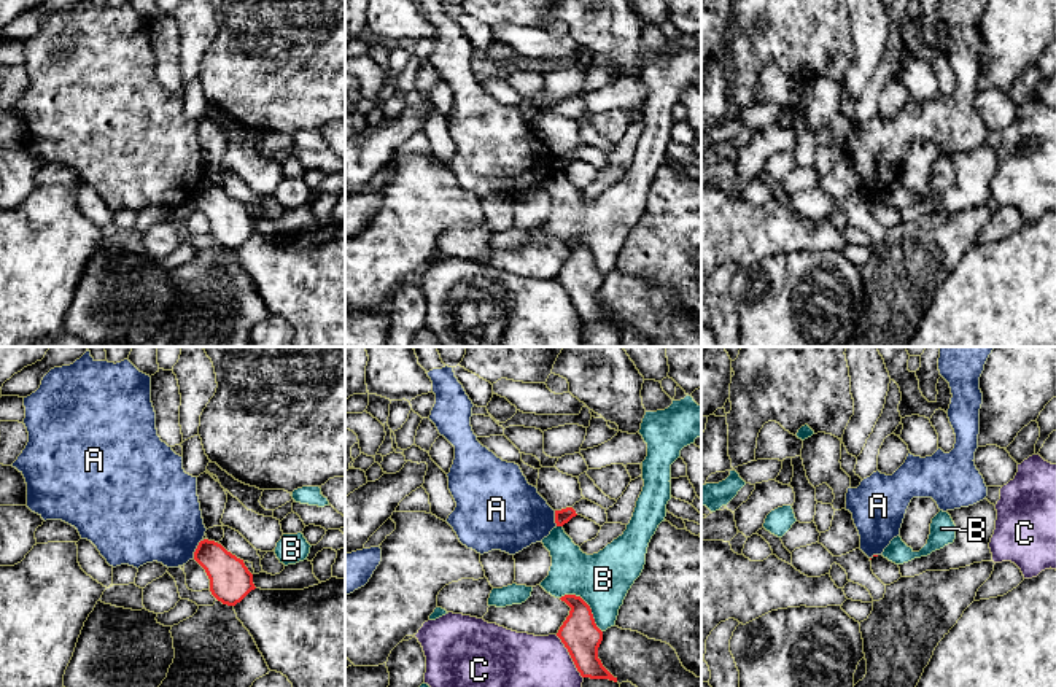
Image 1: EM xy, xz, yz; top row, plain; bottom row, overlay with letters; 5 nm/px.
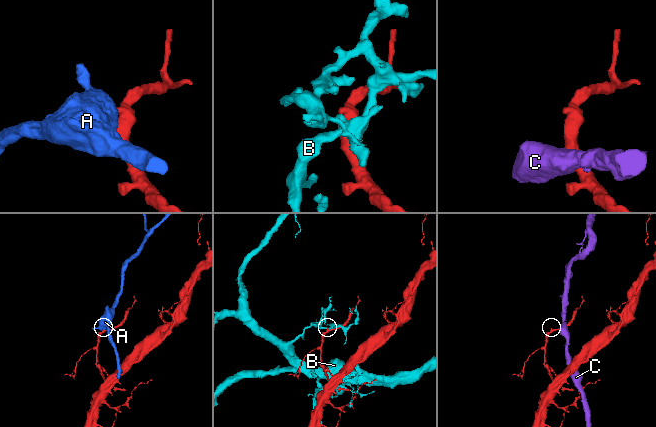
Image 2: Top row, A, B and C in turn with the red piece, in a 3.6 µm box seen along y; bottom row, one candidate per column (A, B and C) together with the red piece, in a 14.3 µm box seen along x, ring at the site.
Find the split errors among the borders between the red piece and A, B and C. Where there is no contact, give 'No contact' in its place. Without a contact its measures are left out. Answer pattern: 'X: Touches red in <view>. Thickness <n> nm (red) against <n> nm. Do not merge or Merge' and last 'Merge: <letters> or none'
A: Touches red in xy. Thickness 200 nm (red) against 440 nm. Do not merge
B: Touches red in xz. Thickness 190 nm (red) against 280 nm. Do not merge
C: Touches red in xz. Thickness 190 nm (red) against 500 nm. Do not merge
Merge: none

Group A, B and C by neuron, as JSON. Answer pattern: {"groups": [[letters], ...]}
{"groups": [["A"], ["B"], ["C"]]}

